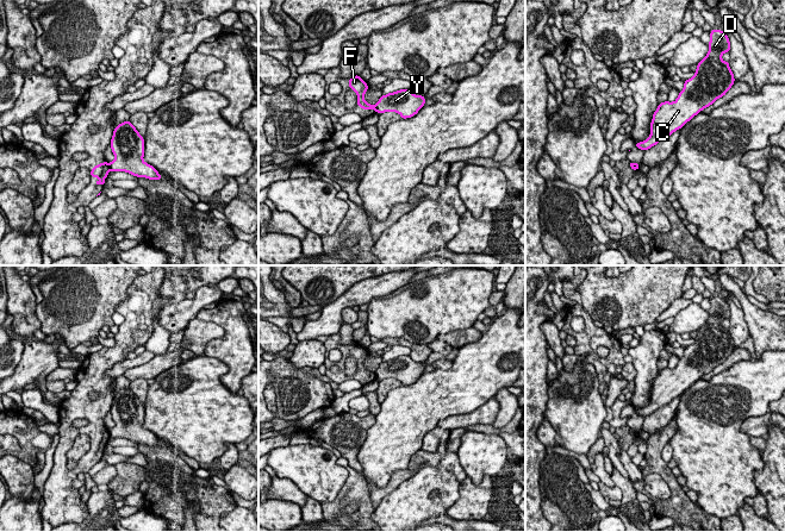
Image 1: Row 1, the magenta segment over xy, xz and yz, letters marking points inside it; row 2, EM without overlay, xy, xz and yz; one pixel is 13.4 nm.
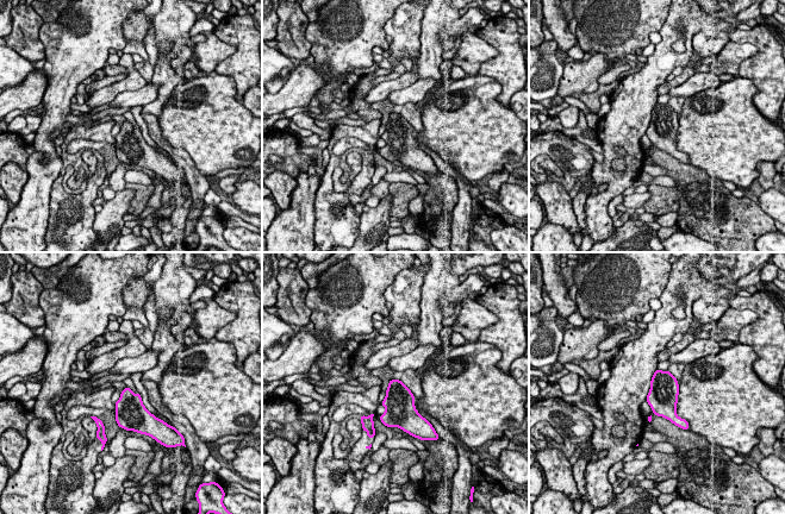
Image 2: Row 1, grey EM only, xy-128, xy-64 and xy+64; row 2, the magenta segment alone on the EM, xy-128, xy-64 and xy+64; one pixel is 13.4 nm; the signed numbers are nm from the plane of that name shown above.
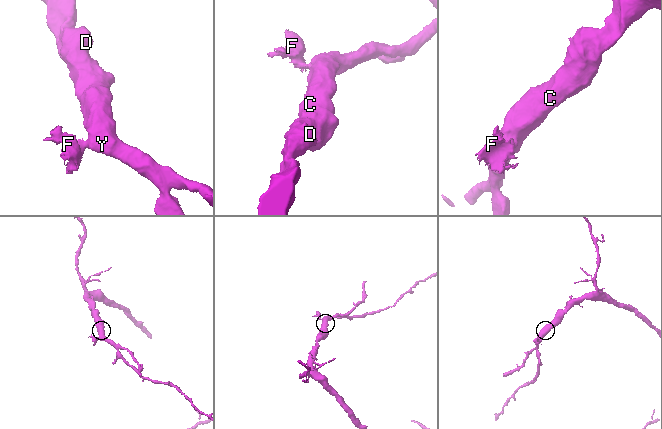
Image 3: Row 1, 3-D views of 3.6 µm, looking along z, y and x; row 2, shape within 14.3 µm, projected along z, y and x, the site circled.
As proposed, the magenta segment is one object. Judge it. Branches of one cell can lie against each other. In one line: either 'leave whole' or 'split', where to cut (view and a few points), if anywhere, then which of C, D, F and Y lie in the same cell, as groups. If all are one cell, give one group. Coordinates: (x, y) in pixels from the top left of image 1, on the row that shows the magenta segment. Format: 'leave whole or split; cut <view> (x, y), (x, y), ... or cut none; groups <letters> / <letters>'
split; cut xy (107, 164), (110, 169); groups C D Y / F

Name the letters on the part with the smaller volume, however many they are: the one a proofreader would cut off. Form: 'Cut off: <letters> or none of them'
Cut off: F

